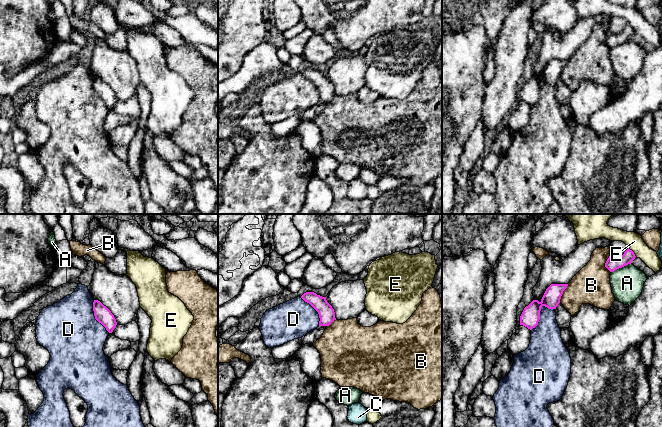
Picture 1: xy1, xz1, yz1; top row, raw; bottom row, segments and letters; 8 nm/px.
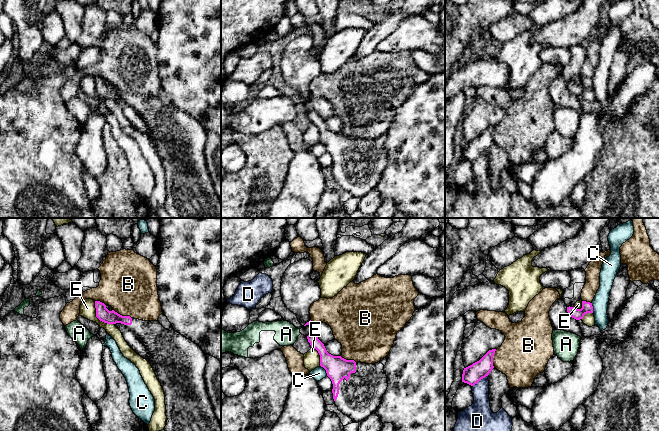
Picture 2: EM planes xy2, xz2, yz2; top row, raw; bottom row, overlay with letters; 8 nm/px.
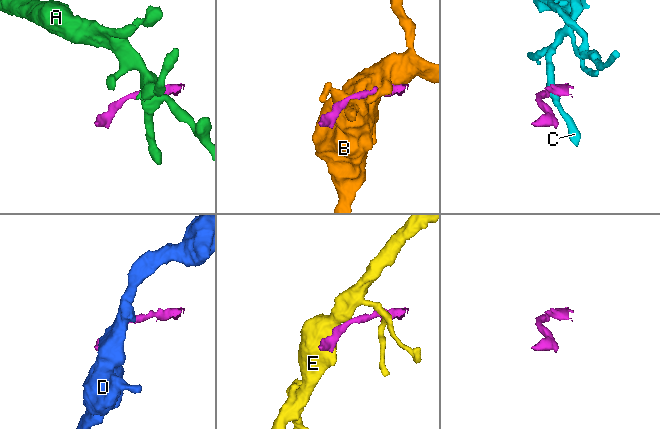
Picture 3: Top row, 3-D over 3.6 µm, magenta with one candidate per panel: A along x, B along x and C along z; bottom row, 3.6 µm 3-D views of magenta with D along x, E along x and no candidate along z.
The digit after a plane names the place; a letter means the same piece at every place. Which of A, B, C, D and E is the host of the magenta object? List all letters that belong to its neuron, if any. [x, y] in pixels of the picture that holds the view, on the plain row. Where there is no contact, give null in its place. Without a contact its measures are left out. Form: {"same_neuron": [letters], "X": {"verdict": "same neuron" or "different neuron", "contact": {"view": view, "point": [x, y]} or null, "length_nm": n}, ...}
{"same_neuron": [], "A": {"verdict": "different neuron", "contact": {"view": "yz1", "point": [620, 43]}, "length_nm": 180}, "B": {"verdict": "different neuron", "contact": {"view": "yz1", "point": [562, 69]}, "length_nm": 170}, "C": {"verdict": "different neuron", "contact": {"view": "xz2", "point": [325, 145]}, "length_nm": 110}, "D": {"verdict": "different neuron", "contact": {"view": "yz1", "point": [539, 88]}, "length_nm": 260}, "E": {"verdict": "different neuron", "contact": {"view": "xy2", "point": [98, 94]}, "length_nm": 260}}

